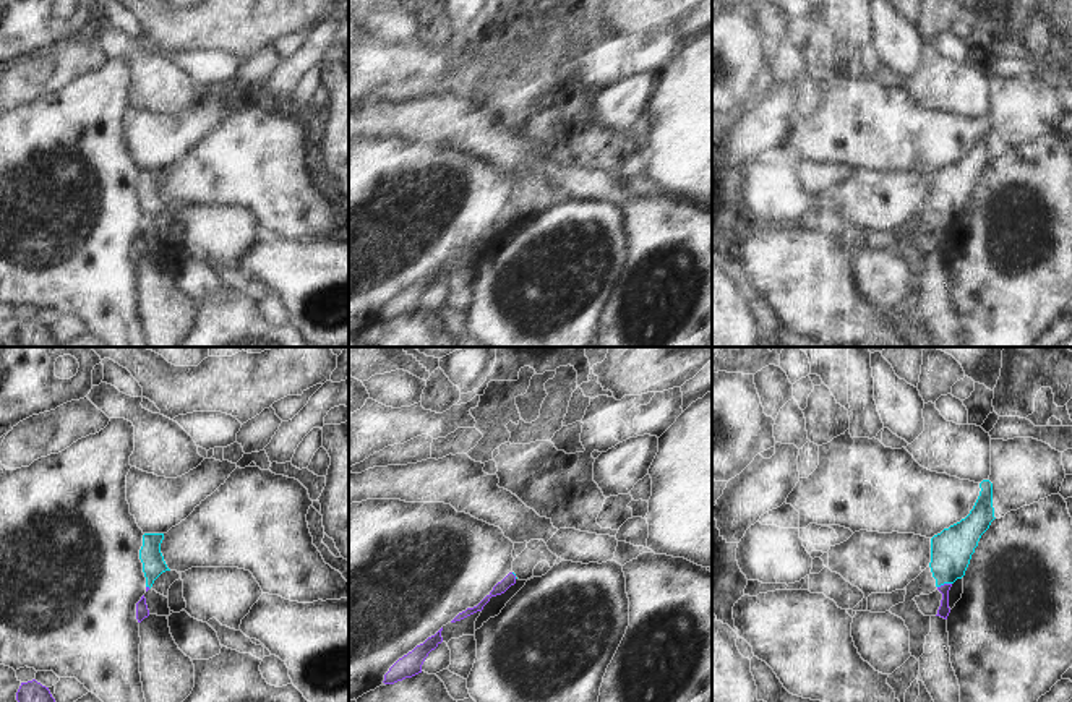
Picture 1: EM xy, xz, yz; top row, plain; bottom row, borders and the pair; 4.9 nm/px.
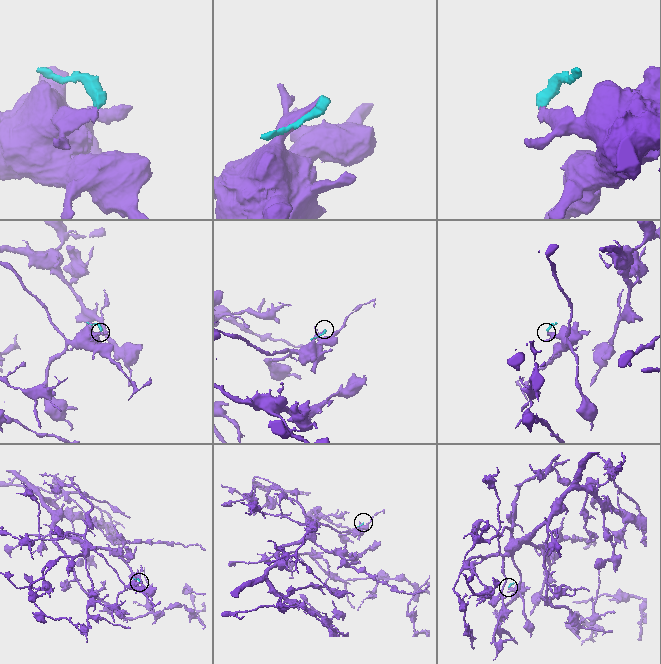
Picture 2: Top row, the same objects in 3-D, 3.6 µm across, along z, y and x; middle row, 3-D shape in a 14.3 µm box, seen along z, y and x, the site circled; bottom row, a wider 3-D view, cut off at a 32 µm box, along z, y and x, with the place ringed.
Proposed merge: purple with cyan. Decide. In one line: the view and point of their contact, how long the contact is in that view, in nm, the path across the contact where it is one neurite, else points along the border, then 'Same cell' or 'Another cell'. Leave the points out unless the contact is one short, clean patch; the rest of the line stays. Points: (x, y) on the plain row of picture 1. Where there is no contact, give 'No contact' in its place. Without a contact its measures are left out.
Touches purple at yz (944, 221). Shared border 80 nm. Path across: yz (944, 247), (944, 221), (951, 187). Same cell.

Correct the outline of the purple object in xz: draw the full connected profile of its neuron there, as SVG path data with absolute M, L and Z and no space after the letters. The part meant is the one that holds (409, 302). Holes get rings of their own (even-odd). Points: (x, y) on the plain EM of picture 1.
M443 264L435 272L428 274L423 280L417 282L412 289L399 295L384 311L383 319L394 321L422 310L422 302L428 290L443 279L441 268Z

